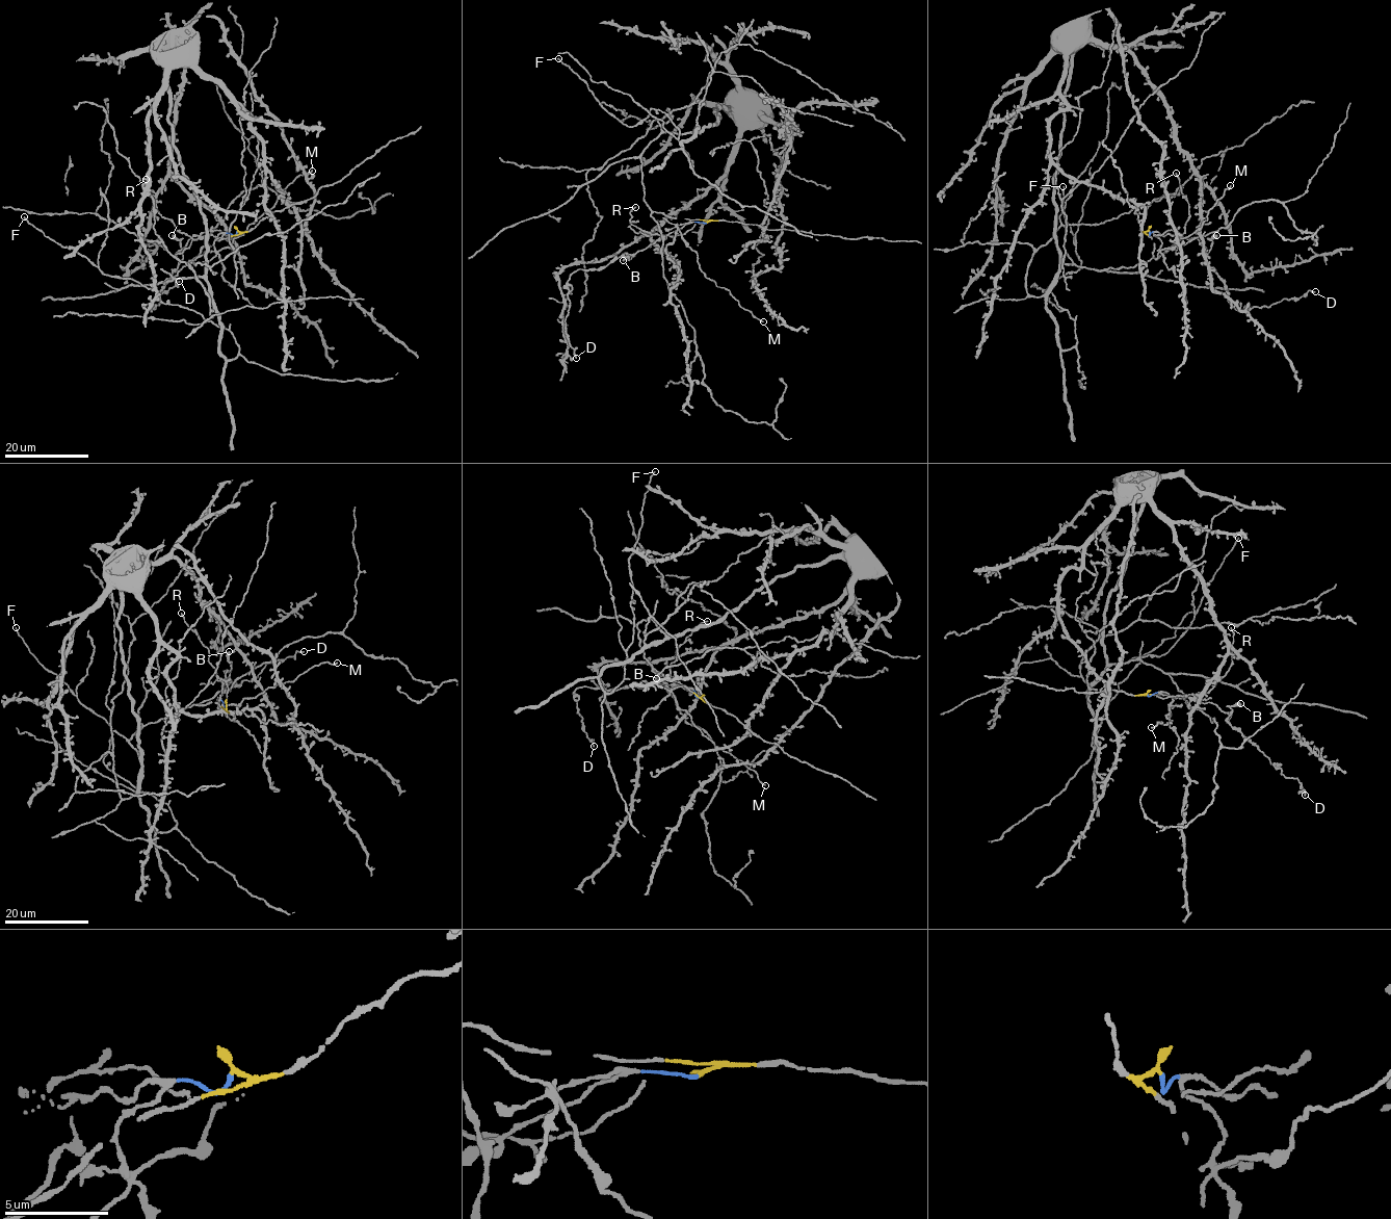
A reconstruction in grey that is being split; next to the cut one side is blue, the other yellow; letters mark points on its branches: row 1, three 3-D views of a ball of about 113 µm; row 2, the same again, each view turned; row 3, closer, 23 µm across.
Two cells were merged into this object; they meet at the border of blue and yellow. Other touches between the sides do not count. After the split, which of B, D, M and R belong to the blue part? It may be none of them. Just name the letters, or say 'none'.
B, D, M, R

